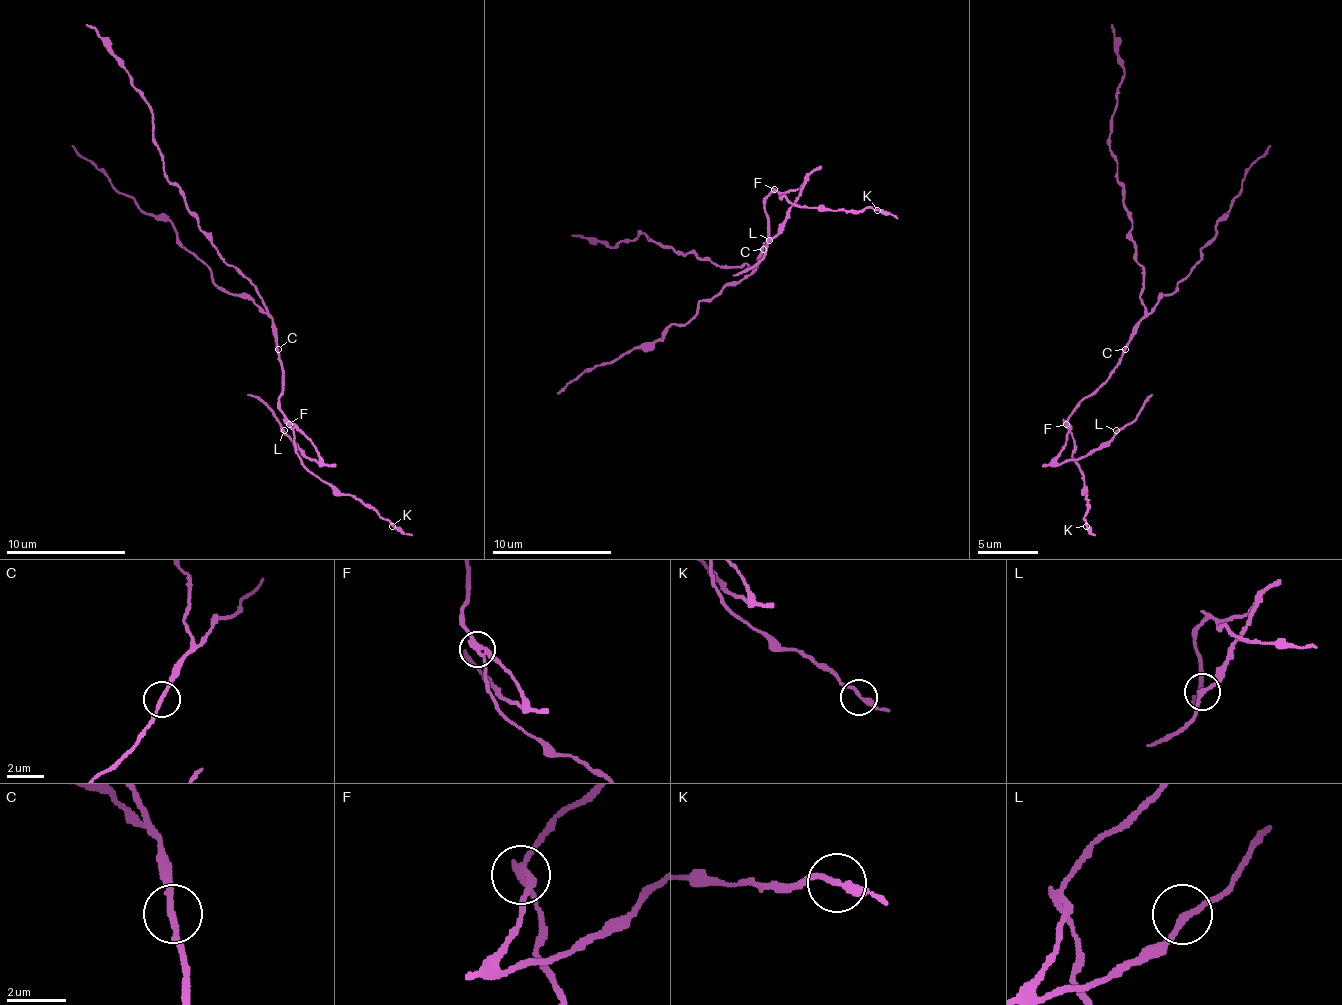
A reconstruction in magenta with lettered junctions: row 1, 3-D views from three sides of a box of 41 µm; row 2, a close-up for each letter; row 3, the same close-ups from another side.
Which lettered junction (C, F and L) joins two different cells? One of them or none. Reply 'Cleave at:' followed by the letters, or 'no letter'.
Cleave at: F

